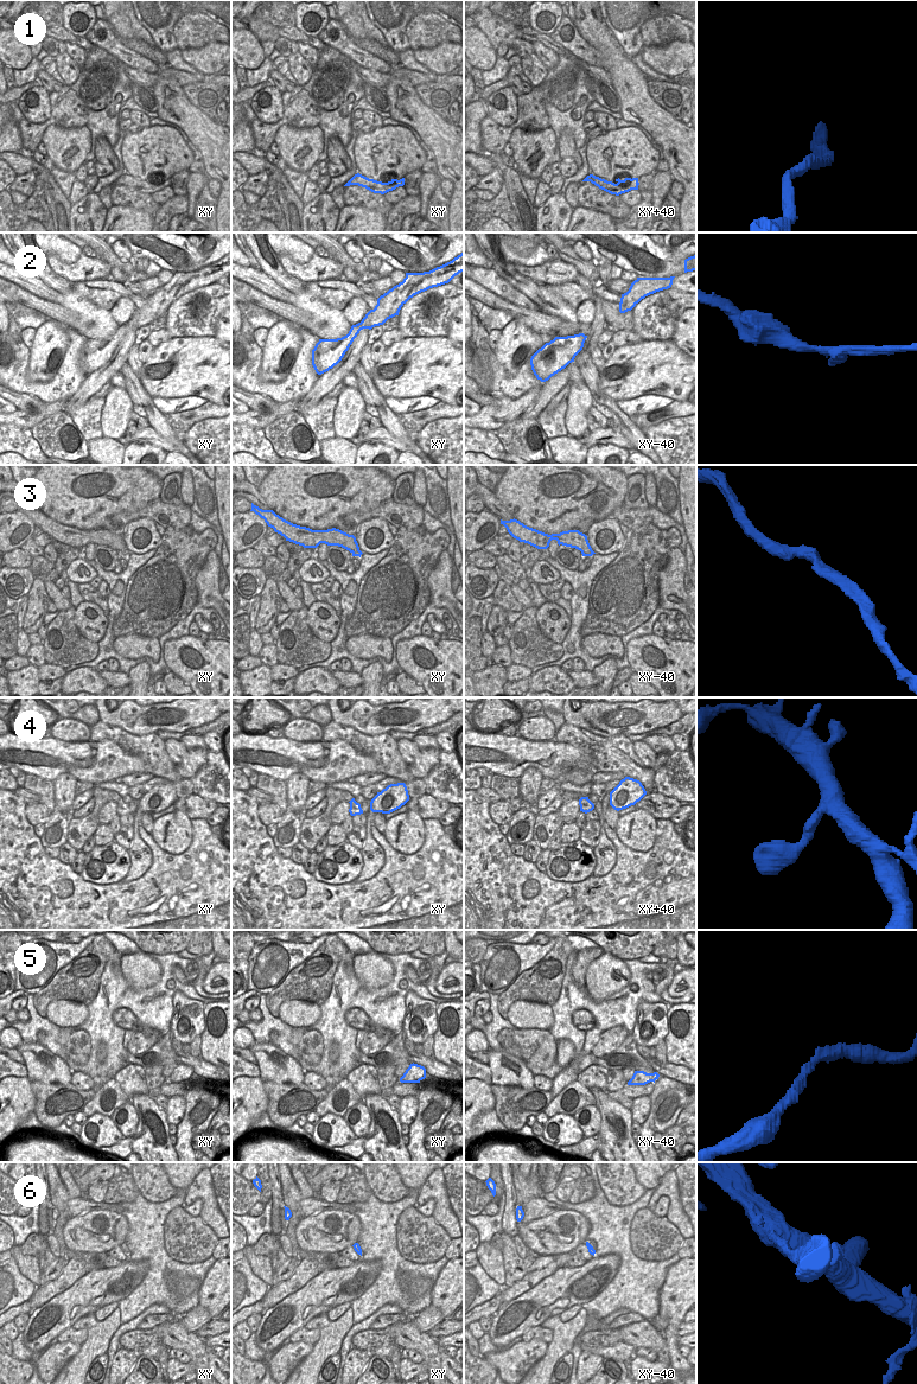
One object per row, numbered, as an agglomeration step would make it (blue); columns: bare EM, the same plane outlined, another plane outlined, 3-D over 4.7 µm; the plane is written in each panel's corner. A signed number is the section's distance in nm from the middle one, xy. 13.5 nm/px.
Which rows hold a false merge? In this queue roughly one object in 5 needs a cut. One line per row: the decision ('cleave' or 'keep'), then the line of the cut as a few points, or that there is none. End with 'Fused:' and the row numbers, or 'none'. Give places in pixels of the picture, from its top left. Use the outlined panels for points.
1: keep; cut none
2: keep; cut none
3: keep; cut none
4: keep; cut none
5: keep; cut none
6: keep; cut none
Fused: none

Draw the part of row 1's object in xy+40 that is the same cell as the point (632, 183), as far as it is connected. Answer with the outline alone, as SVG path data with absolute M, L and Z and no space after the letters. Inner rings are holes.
M593 174L587 176L582 181L591 181L599 189L616 196L629 192L631 190L638 190L638 185L639 185L638 178L632 178L632 179L625 178L624 180L620 180L618 178L616 179L617 183L614 184L612 181L607 181Z

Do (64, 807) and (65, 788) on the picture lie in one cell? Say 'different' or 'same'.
same

